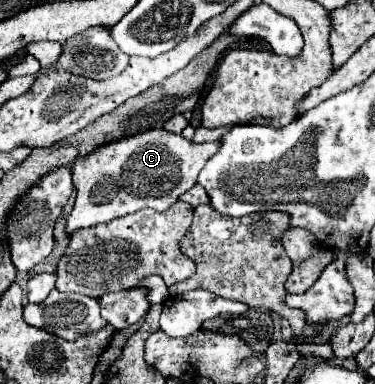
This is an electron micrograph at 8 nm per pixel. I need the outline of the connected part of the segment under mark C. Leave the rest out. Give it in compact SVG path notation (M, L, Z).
M154 129L106 143L90 155L78 157L78 161L72 163L76 201L66 219L66 233L72 235L82 227L106 223L144 207L166 211L182 193L196 185L200 169L220 145L220 141L196 143L166 129Z

